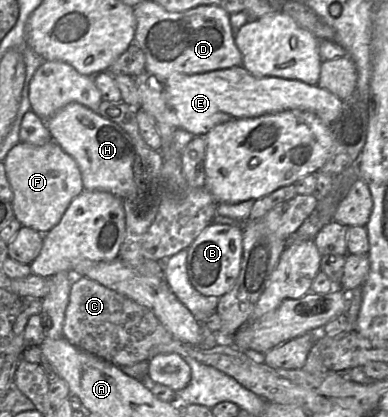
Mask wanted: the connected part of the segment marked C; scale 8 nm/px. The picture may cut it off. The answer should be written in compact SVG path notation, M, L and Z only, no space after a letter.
M75 276L71 286L63 334L72 345L116 366L148 361L154 357L154 347L173 340L171 333L151 310L92 279L81 276Z

